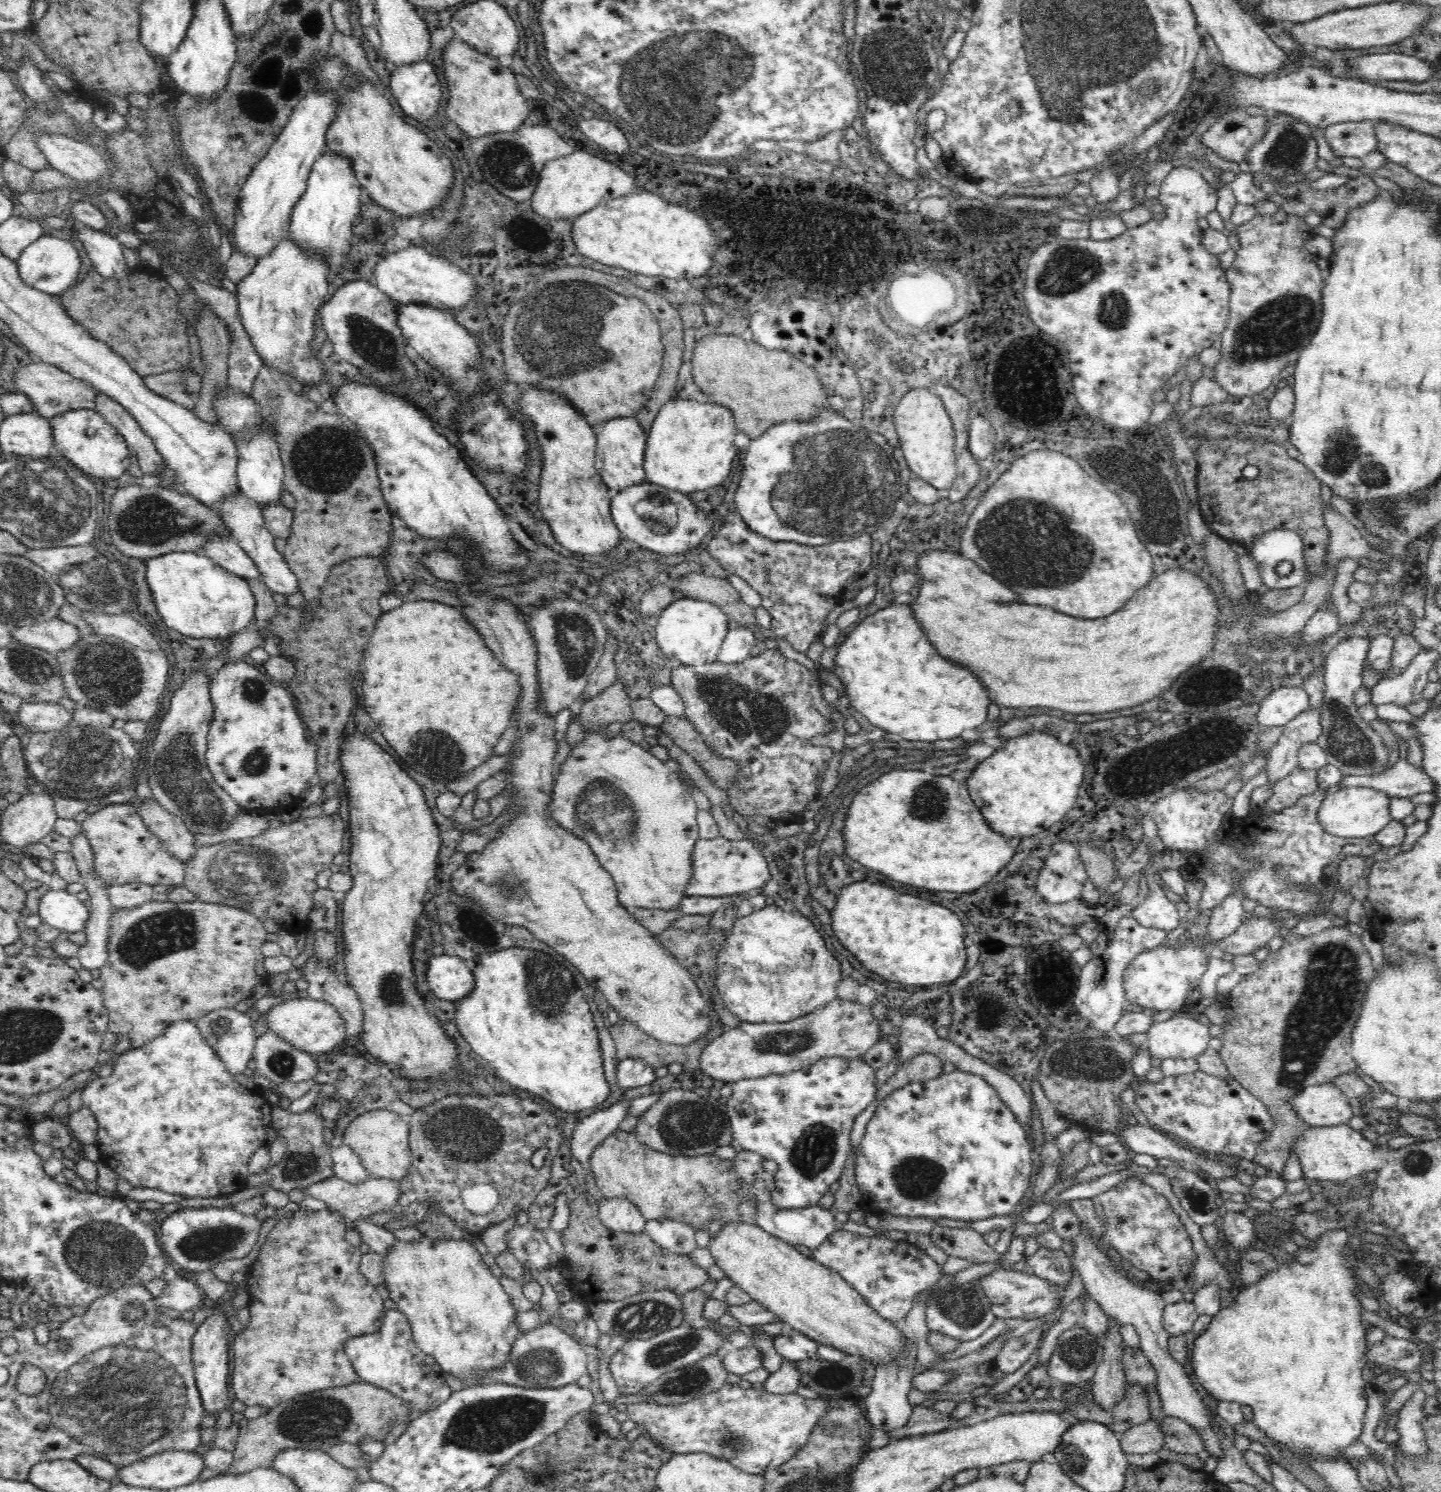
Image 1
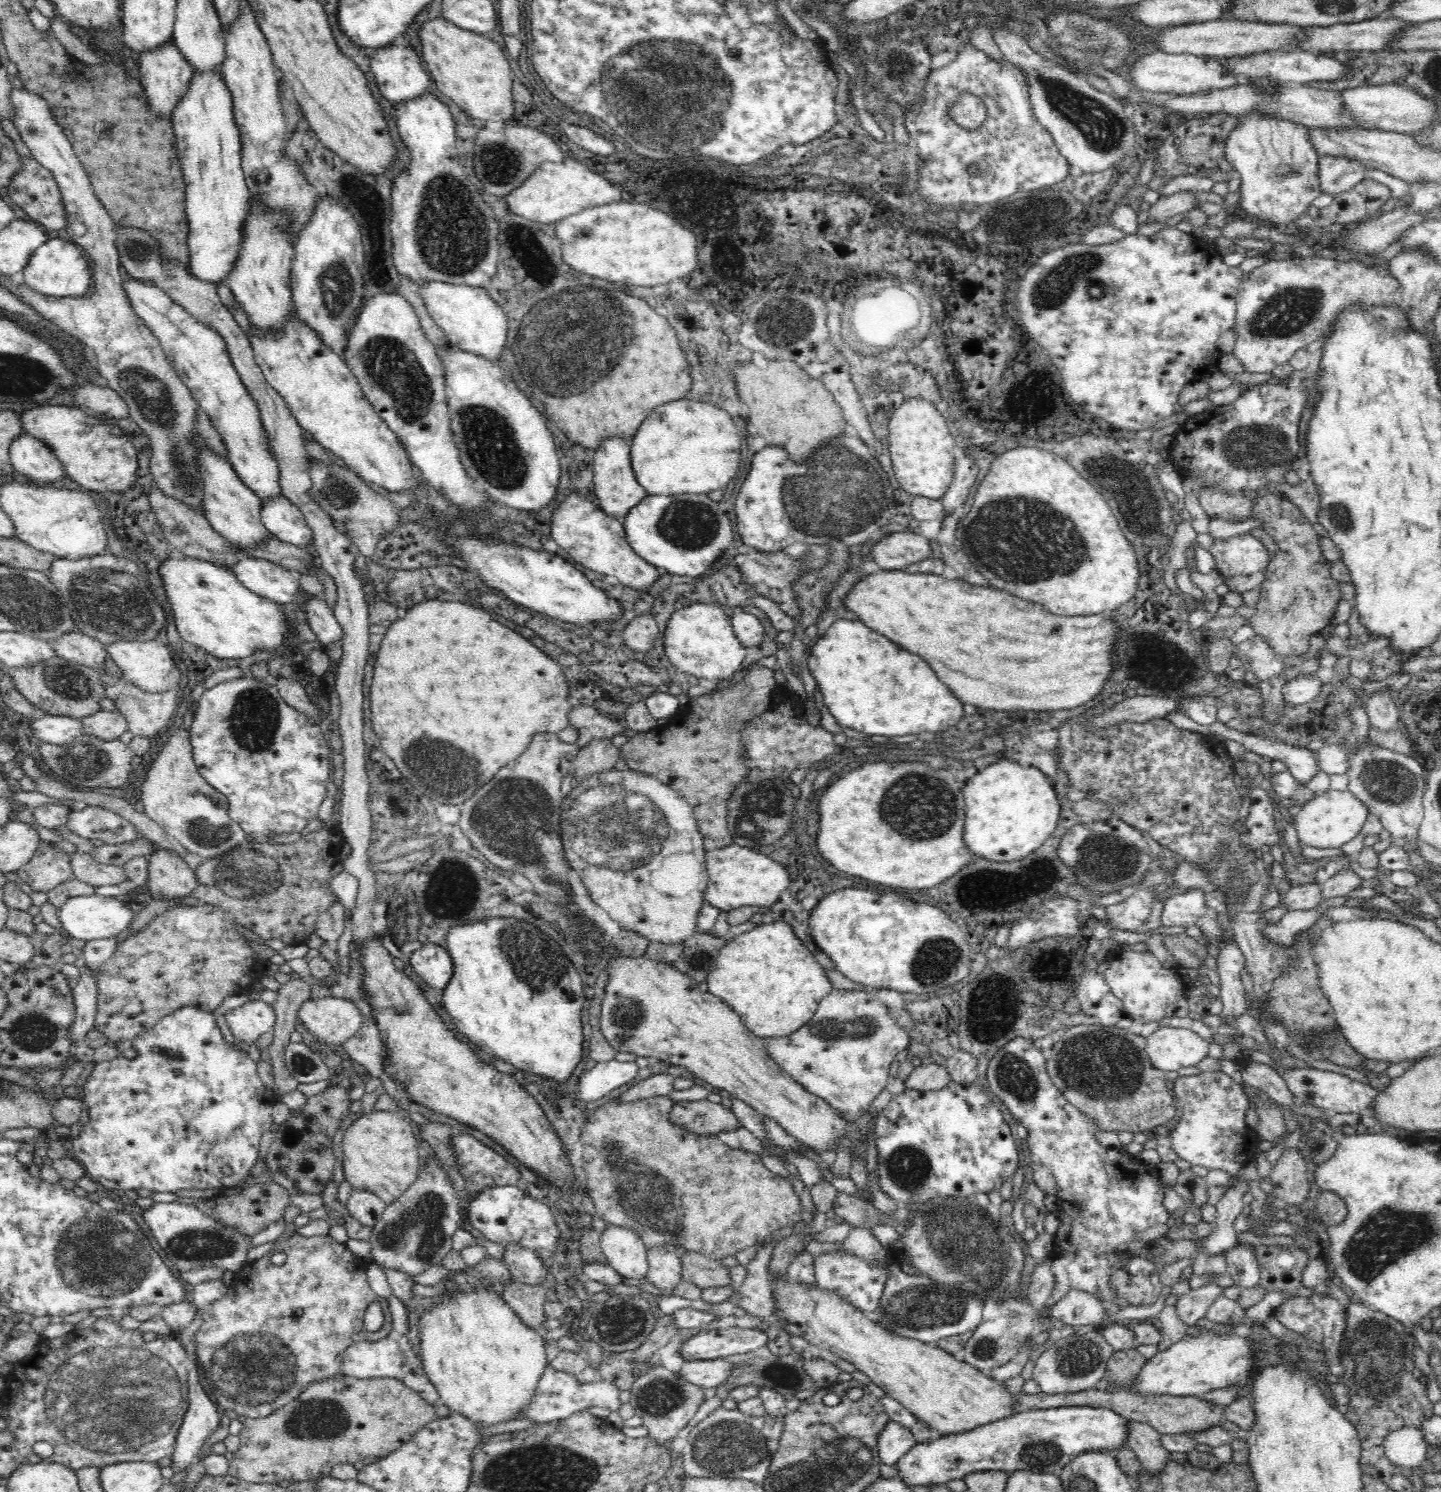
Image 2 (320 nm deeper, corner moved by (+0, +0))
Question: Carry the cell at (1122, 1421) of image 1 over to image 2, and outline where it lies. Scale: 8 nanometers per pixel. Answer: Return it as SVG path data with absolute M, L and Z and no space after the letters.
M1134 1348L1130 1350L1115 1351L1109 1358L1104 1379L1118 1383L1122 1387L1131 1387L1135 1383L1137 1372L1146 1362L1146 1357Z

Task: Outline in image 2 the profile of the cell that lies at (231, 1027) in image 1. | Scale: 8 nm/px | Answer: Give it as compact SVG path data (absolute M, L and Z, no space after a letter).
M260 1000L249 1001L226 1012L225 1019L234 1039L258 1043L274 1029L275 1008Z

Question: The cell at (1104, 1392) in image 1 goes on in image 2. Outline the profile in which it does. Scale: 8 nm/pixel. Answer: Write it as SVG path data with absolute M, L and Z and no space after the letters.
M1128 1420L1127 1444L1136 1452L1143 1471L1160 1474L1171 1460L1171 1452L1161 1444L1161 1434L1149 1424Z

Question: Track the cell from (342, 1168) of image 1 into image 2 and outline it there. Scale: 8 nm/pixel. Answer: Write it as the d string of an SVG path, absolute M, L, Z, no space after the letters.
M352 1190L348 1198L349 1214L360 1224L373 1227L384 1212L387 1204L373 1192L367 1190Z

